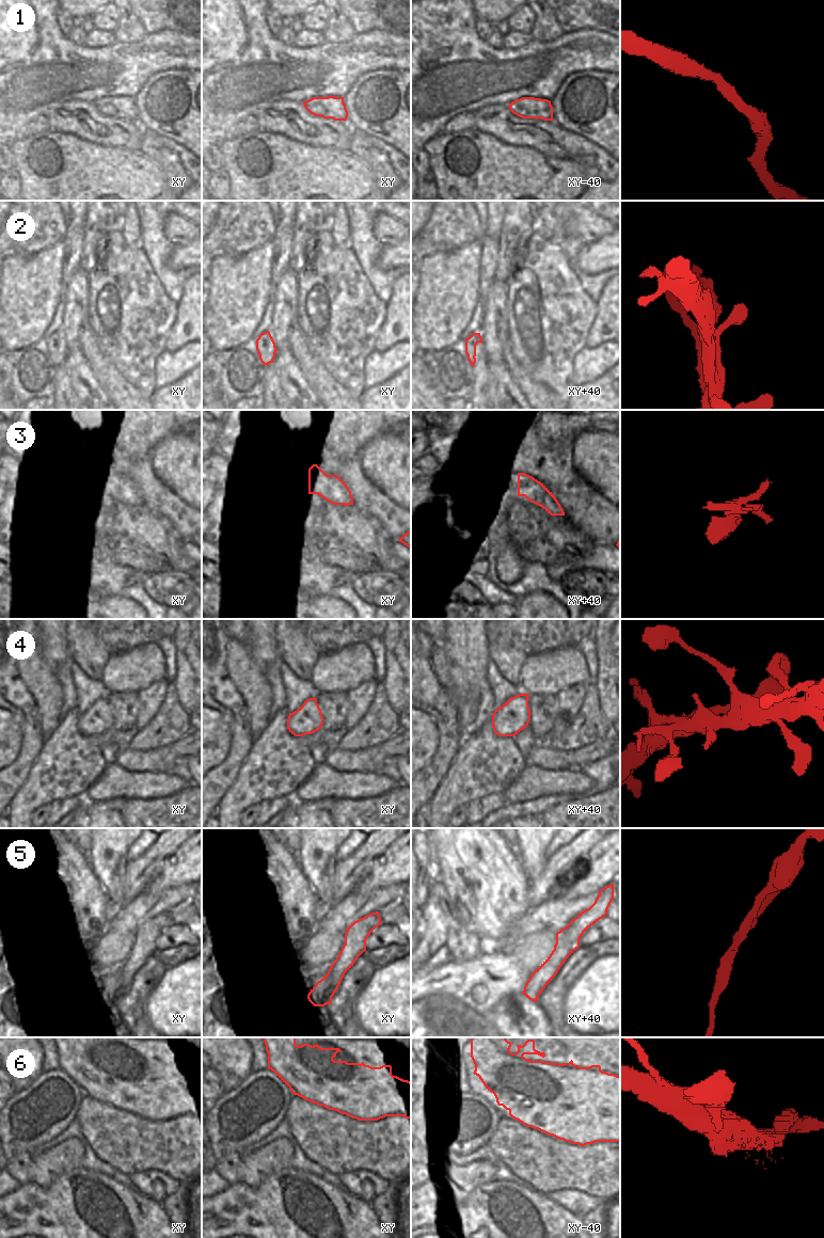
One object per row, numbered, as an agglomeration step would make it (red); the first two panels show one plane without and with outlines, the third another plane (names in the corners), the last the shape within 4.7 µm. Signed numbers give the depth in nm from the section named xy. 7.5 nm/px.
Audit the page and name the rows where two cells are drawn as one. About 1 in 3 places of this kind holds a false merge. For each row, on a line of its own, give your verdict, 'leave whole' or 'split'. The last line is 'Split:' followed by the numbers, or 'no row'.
1: leave whole
2: split
3: leave whole
4: leave whole
5: split
6: split
Split: 2, 5, 6

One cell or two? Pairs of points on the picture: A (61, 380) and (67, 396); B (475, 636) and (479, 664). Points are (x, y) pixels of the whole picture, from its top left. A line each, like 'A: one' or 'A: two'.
A: one
B: one

